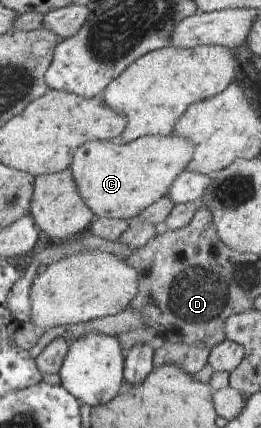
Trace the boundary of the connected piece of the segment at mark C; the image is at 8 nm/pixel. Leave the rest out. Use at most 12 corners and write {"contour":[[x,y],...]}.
{"contour":[[182,135],[83,144],[71,164],[96,217],[132,220],[169,194]]}

